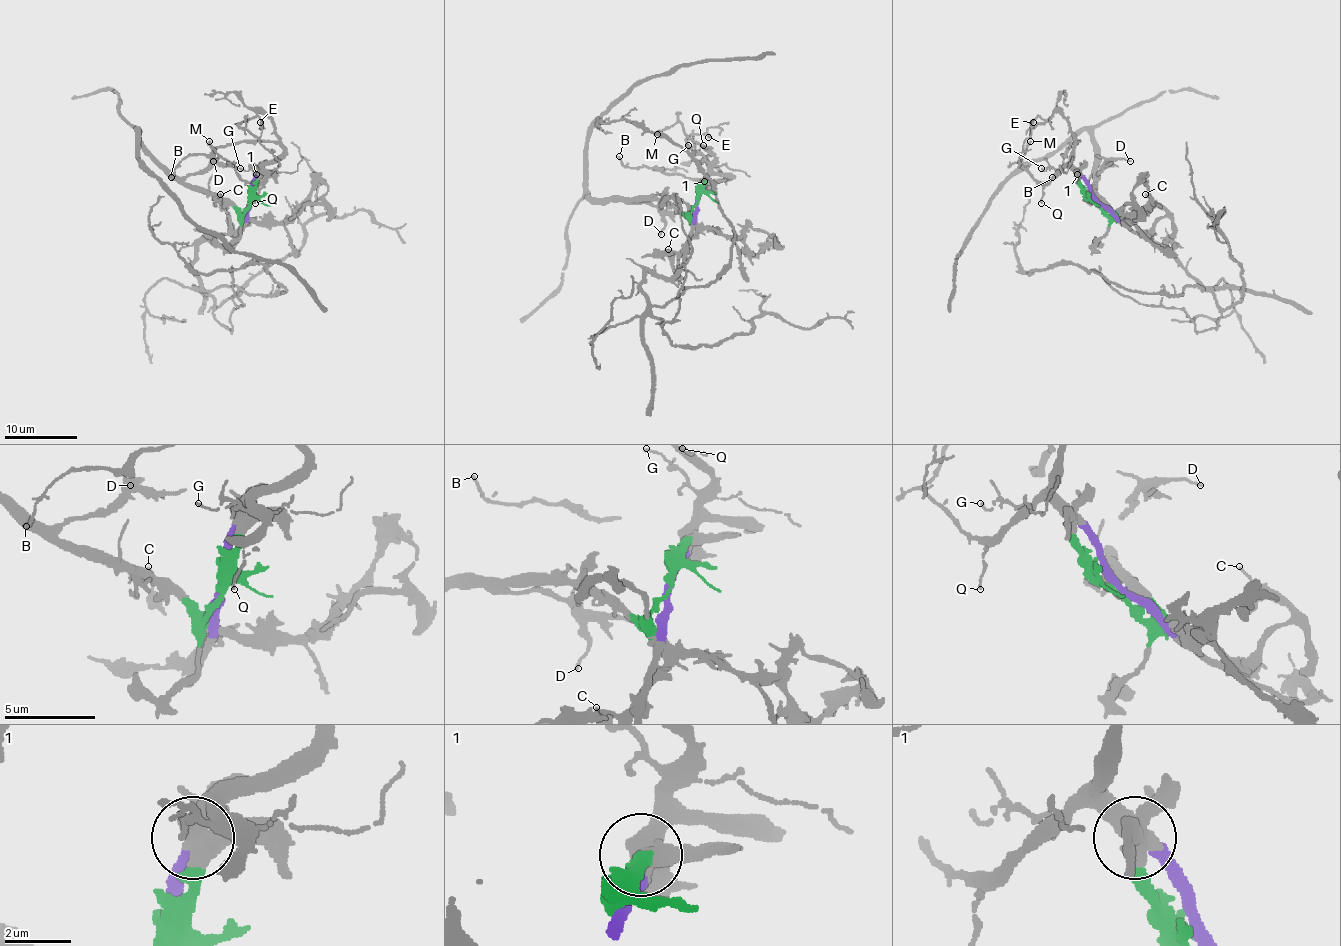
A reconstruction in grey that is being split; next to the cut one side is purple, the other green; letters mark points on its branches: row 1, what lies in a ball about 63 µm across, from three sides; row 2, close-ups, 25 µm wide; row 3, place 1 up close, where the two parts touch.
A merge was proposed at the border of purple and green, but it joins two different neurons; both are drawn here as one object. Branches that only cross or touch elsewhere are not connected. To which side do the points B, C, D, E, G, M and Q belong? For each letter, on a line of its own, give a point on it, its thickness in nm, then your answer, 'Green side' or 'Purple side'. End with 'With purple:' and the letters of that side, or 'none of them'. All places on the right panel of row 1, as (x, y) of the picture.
B: Place: (1052, 177). Thickness 160 nm. Purple side
C: Place: (1145, 194). Thickness 120 nm. Green side
D: Place: (1130, 161). Thickness 130 nm. Green side
E: Place: (1033, 122). Thickness 190 nm. Purple side
G: Place: (1041, 168). Thickness 120 nm. Purple side
M: Place: (1030, 141). Thickness 240 nm. Purple side
Q: Place: (1041, 203). Thickness 120 nm. Purple side
With purple: B, E, G, M, Q

